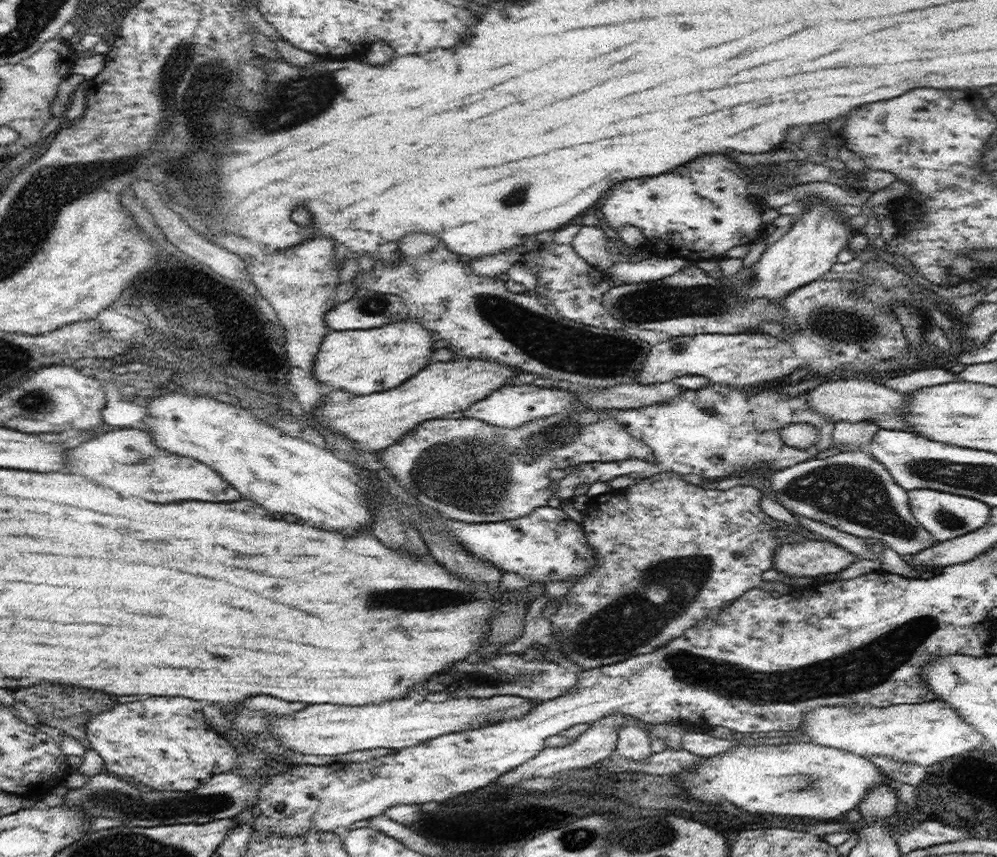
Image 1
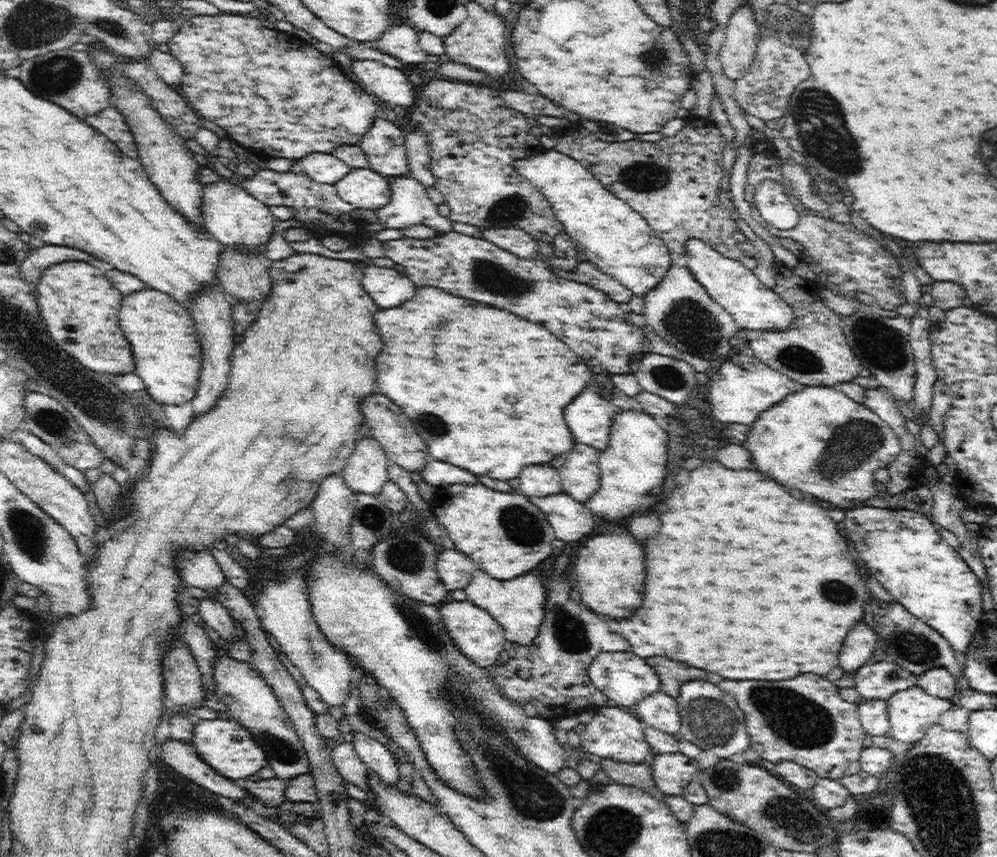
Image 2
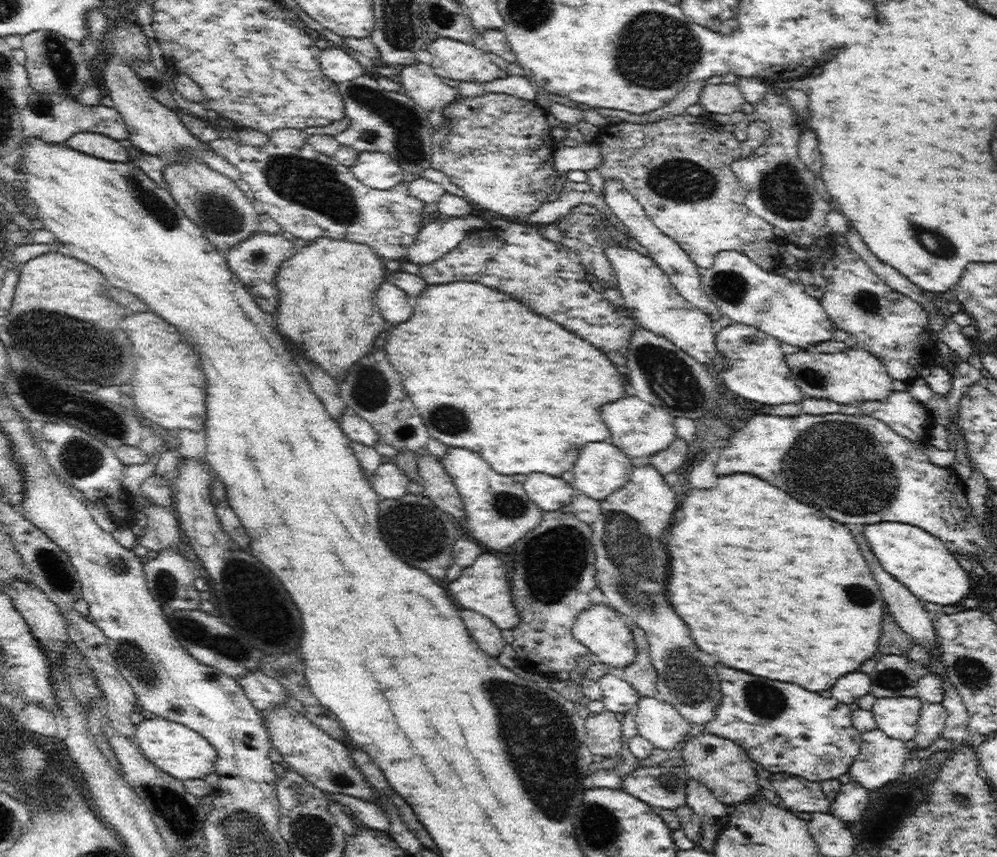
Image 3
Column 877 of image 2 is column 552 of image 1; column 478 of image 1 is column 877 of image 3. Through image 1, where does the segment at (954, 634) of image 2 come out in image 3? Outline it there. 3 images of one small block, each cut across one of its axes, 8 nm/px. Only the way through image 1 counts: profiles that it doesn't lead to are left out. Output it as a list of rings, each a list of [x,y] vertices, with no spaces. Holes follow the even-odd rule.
[[[878,522],[864,528],[864,536],[884,570],[908,586],[920,601],[938,605],[958,604],[968,592],[968,576],[939,538],[918,526]]]

